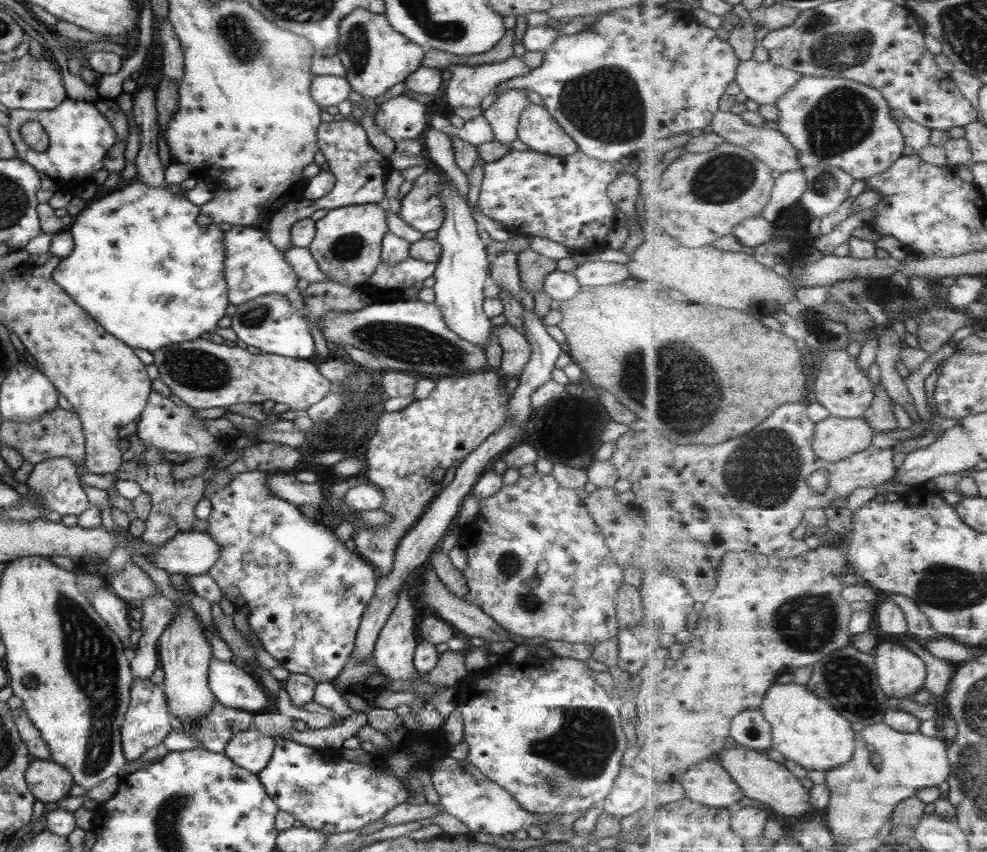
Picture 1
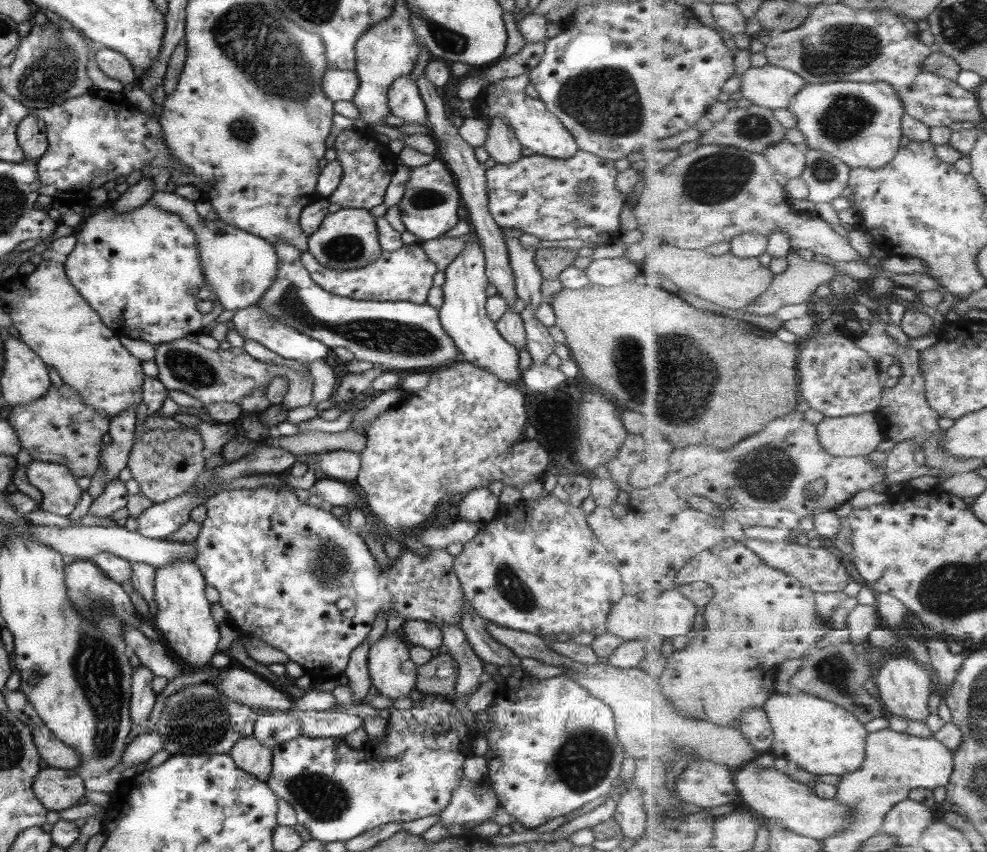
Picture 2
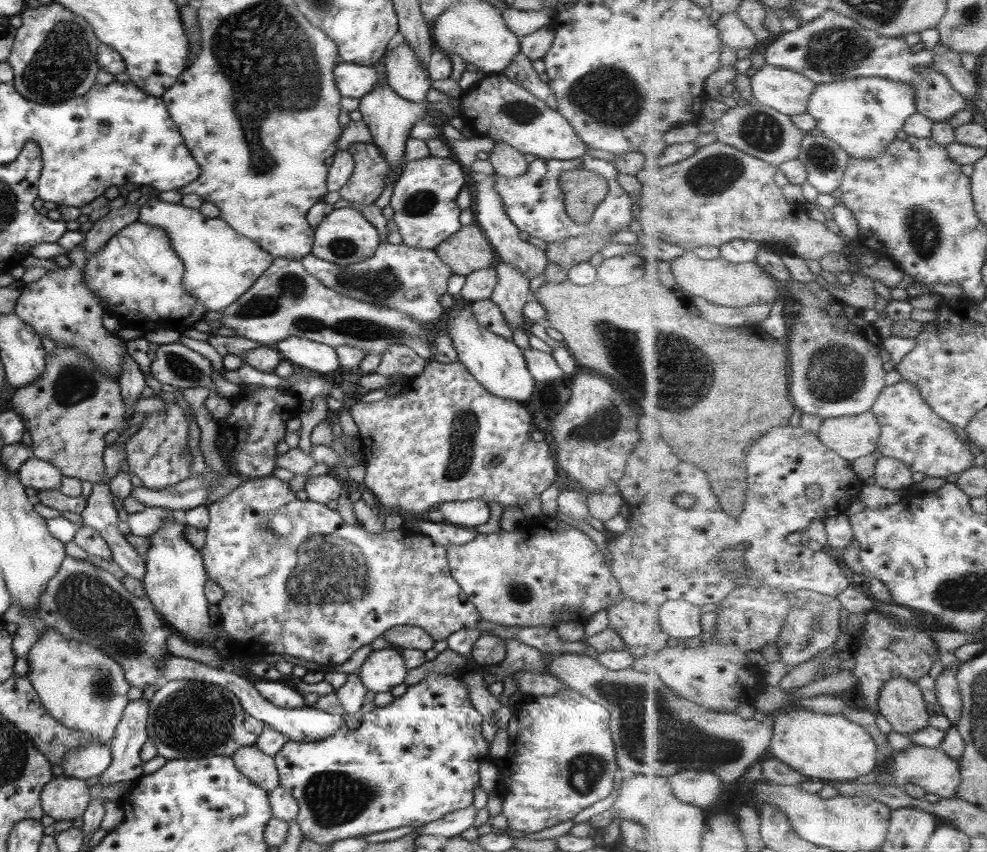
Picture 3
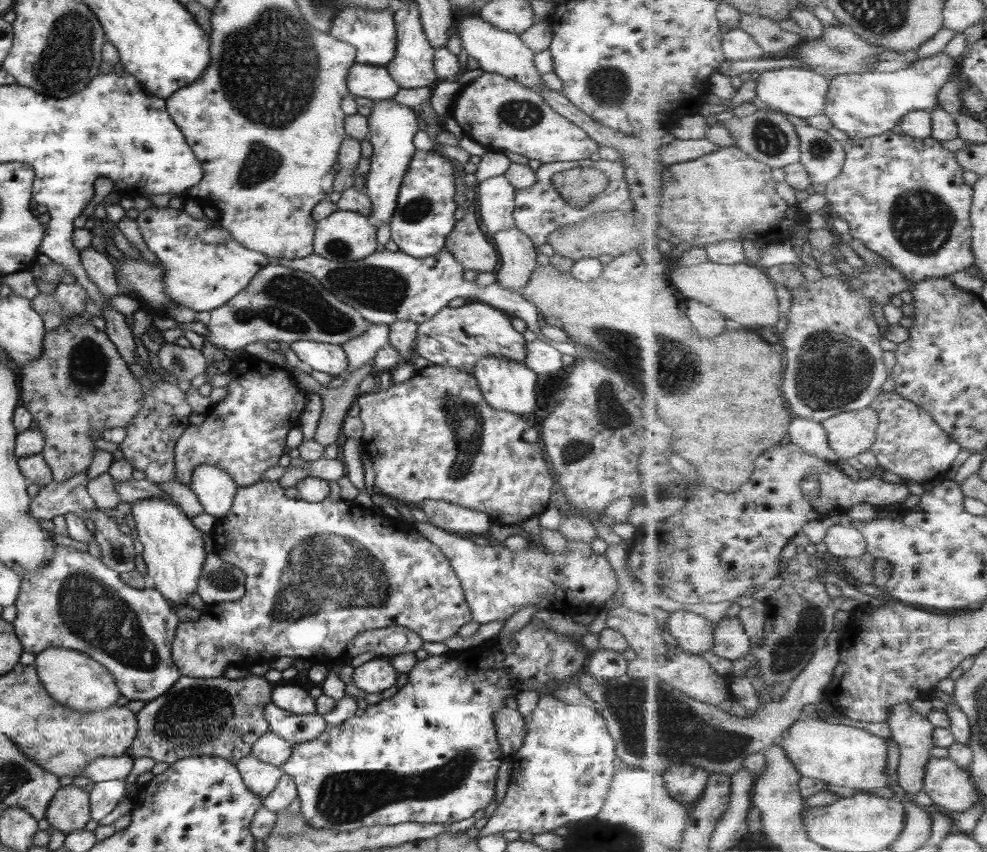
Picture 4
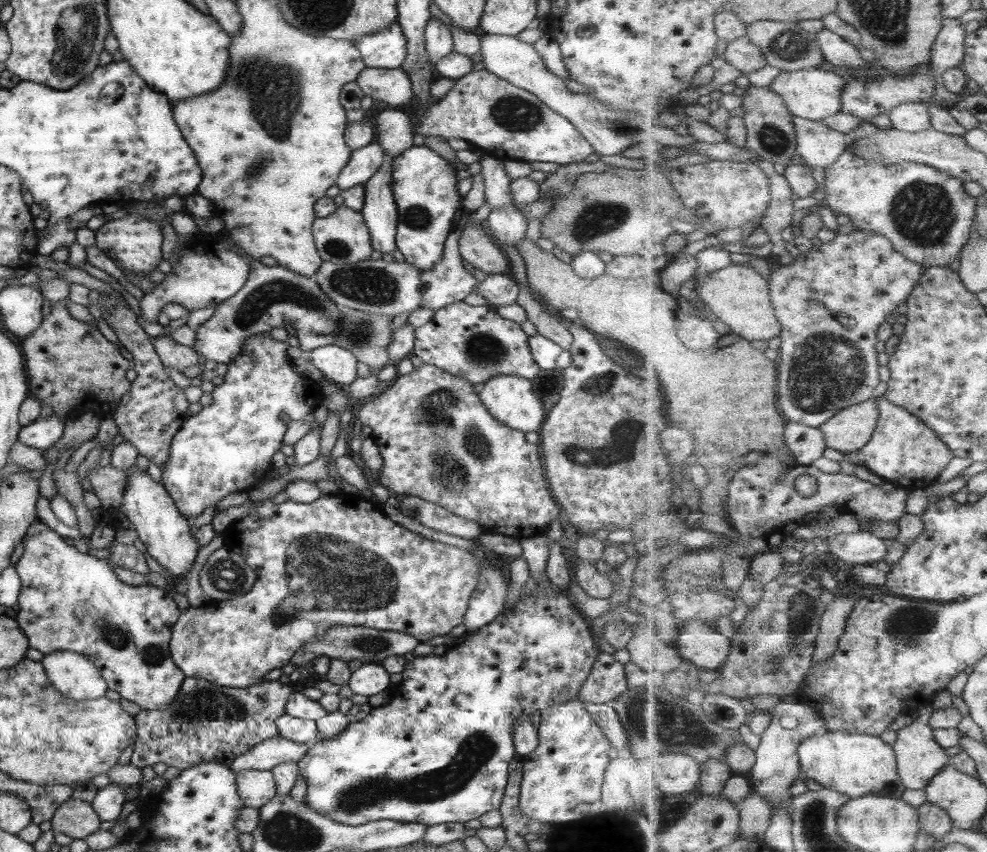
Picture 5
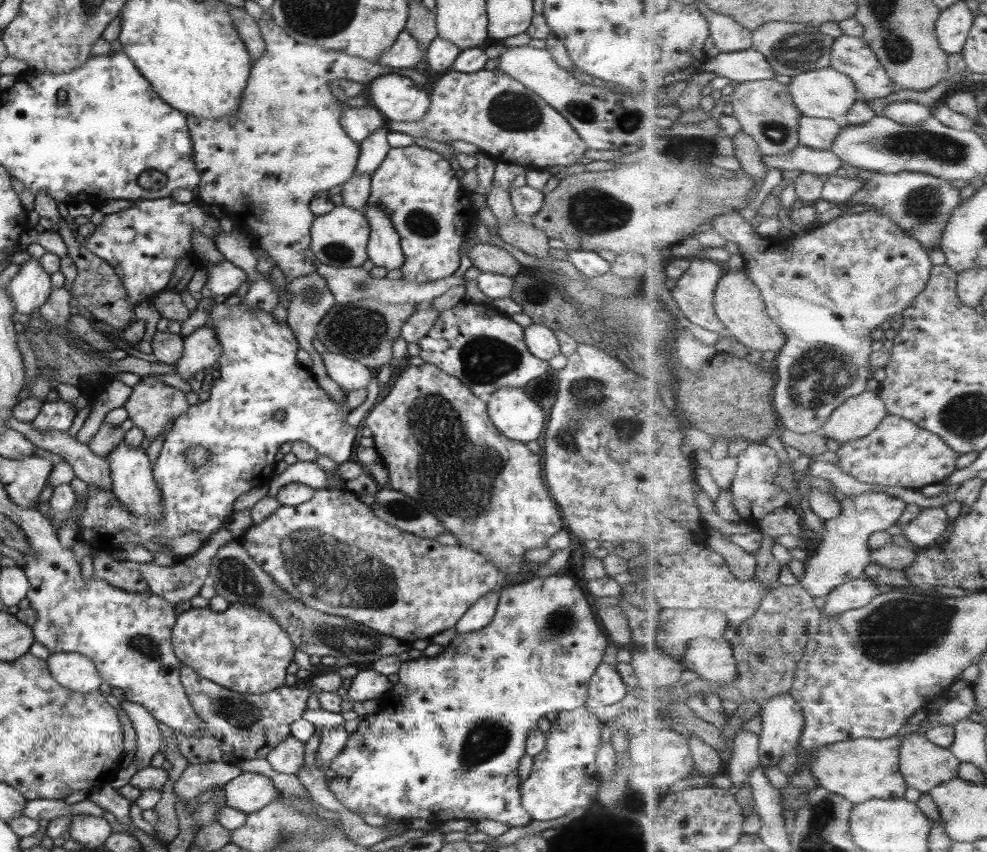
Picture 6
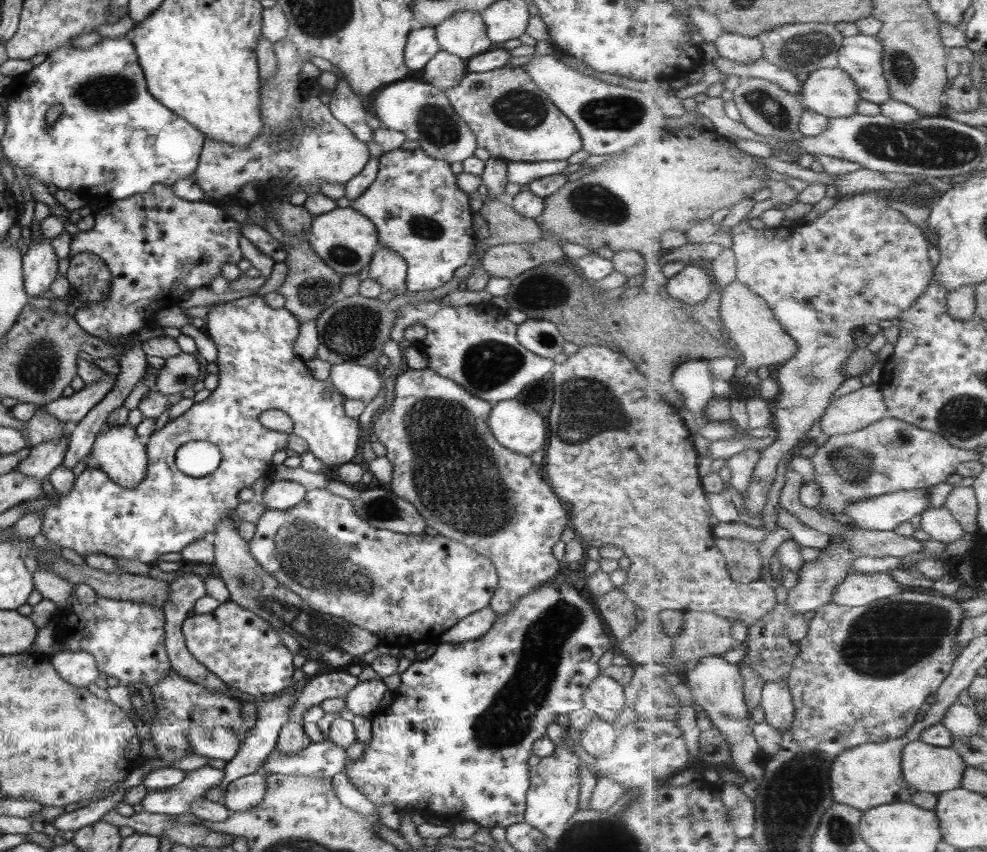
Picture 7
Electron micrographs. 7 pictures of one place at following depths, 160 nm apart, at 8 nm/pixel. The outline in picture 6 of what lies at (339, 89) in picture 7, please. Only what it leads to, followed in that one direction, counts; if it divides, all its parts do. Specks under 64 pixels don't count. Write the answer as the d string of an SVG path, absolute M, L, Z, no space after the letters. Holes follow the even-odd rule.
M345 105L339 120L345 134L357 144L379 127L385 125L385 118L380 115L377 109L370 105L359 108L351 108Z

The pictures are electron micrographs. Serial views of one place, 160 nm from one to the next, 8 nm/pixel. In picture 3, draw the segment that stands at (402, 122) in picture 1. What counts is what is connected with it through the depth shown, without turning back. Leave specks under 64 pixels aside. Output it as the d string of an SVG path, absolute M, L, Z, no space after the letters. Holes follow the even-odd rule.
M397 37L382 56L386 83L397 96L417 105L426 104L431 80L415 59L405 39Z

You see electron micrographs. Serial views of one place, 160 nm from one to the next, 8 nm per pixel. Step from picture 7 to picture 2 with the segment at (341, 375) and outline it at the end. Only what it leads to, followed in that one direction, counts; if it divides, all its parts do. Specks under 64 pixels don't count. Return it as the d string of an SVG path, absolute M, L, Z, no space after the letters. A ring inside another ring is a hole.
M255 305L234 311L230 320L233 322L235 332L237 332L239 336L249 338L249 340L253 340L253 342L265 346L267 350L275 352L277 356L281 356L281 358L285 358L285 360L296 360L298 363L302 364L309 364L319 359L330 362L333 361L329 348L324 344L313 340L310 336L301 334L301 332L296 331L293 327L285 323L278 323L270 319L265 313L259 311Z

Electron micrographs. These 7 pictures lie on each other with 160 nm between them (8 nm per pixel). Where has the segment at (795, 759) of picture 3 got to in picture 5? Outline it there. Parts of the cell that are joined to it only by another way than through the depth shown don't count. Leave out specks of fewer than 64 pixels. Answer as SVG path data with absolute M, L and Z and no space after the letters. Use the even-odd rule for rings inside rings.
M826 731L803 739L798 748L803 776L851 798L884 796L901 798L906 786L898 771L896 749L879 736L847 731Z

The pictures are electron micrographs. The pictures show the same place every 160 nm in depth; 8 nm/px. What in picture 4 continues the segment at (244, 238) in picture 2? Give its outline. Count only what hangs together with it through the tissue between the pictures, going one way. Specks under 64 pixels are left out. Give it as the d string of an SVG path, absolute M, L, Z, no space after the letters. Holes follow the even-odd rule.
M143 204L138 210L135 221L143 242L164 268L162 283L165 296L175 301L177 305L190 308L195 312L209 312L223 306L230 298L243 290L261 268L271 262L264 254L249 250L233 240L230 232L221 228L217 221L208 223L192 218L182 208L156 208L150 204Z

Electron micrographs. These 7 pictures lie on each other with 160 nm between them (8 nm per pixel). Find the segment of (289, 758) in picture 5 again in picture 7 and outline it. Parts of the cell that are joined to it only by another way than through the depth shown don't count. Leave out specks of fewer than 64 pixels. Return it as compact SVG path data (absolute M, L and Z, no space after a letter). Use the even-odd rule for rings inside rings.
M201 766L187 771L179 784L162 791L148 792L143 797L142 810L151 814L179 816L190 812L190 804L204 796L208 788L218 786L223 780L224 770Z

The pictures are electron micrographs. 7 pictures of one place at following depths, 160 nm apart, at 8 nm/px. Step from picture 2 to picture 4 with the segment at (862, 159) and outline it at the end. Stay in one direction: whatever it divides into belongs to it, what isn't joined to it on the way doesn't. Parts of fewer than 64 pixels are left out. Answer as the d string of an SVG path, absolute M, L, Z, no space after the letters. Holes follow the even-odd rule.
M943 51L937 55L927 58L925 61L917 61L905 70L896 72L867 72L856 74L843 74L833 77L832 86L829 87L828 104L824 108L824 114L827 115L833 126L842 130L851 139L868 139L872 136L881 136L895 126L899 125L901 119L911 111L925 110L930 111L937 106L937 94L939 90L950 80L951 74L958 72L960 59L949 58Z

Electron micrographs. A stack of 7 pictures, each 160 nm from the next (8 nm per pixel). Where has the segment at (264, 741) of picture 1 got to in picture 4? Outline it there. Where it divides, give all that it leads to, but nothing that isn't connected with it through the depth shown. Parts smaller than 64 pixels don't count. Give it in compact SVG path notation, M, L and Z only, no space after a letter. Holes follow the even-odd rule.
M253 755L241 757L234 766L237 767L243 784L261 800L275 788L283 773L280 767L260 761Z

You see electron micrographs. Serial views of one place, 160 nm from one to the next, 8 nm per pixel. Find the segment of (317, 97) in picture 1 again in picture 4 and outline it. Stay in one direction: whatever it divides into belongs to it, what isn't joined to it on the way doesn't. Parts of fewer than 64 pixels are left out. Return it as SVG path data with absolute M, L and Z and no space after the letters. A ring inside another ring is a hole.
M351 64L345 75L345 84L353 96L371 101L391 99L400 89L384 67L365 64Z

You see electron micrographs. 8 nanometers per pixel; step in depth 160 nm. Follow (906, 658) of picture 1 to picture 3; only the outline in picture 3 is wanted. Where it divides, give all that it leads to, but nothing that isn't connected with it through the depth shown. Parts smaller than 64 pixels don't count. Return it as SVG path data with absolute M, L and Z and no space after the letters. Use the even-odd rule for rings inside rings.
M907 678L889 680L880 692L878 707L893 730L903 735L913 736L931 724L919 686Z

